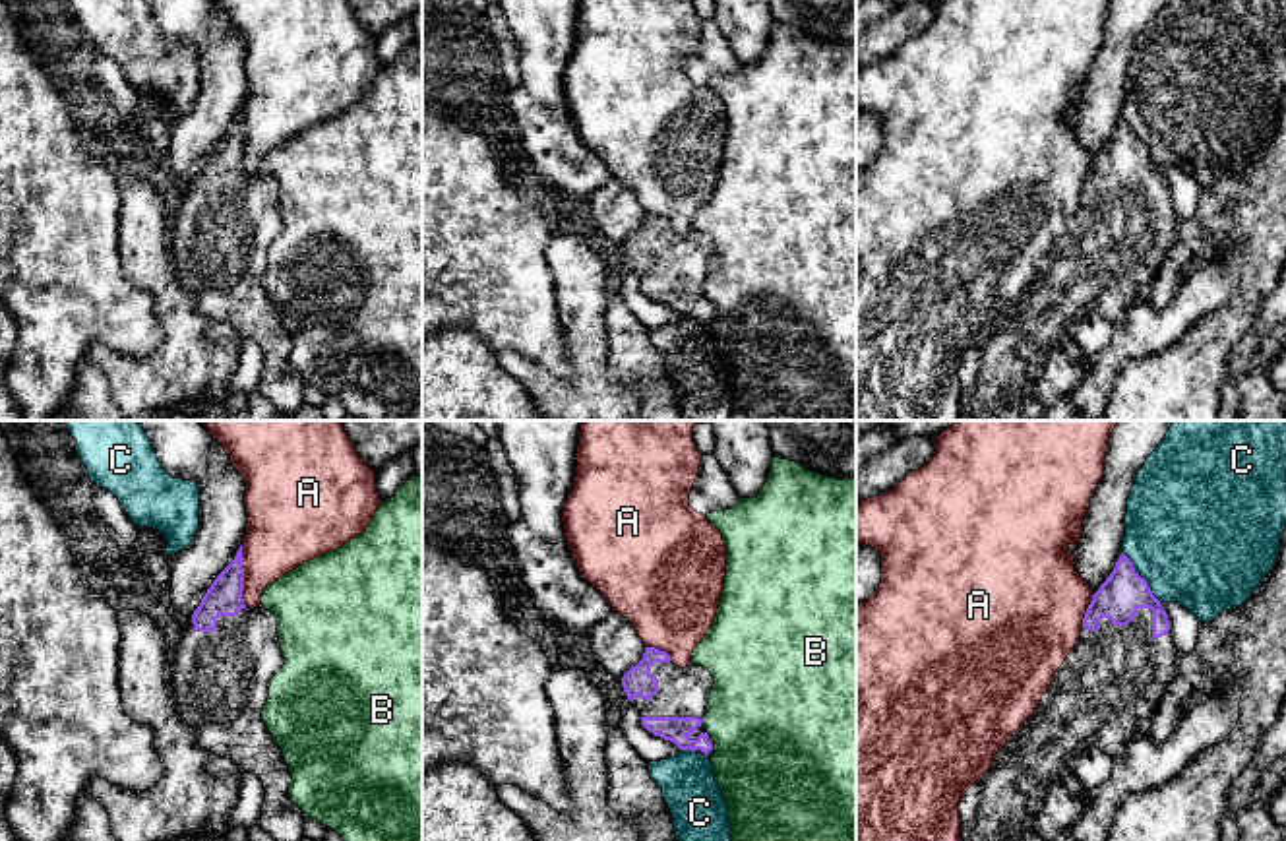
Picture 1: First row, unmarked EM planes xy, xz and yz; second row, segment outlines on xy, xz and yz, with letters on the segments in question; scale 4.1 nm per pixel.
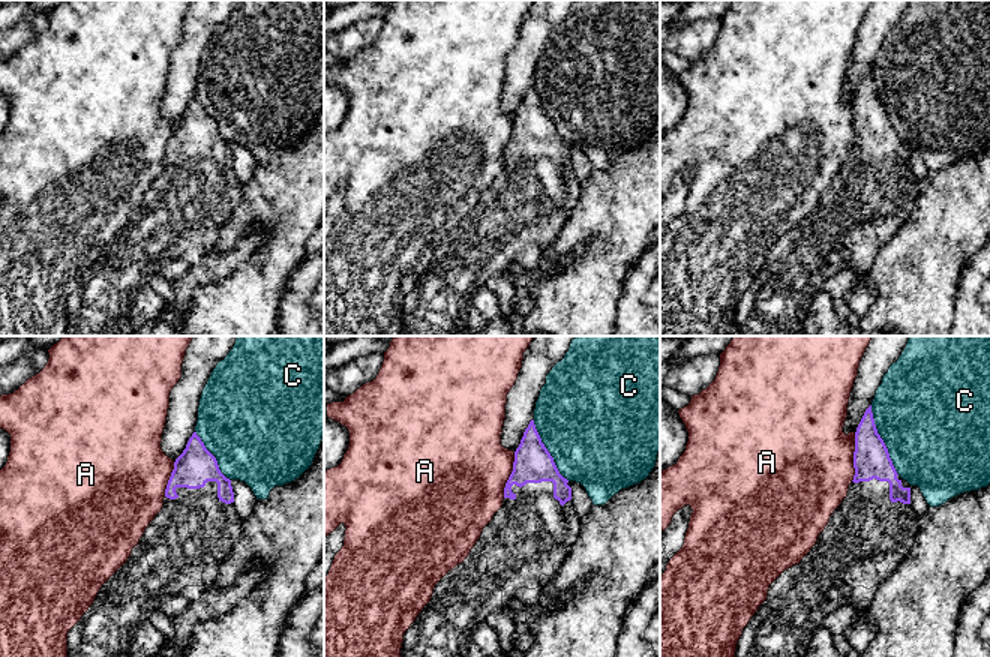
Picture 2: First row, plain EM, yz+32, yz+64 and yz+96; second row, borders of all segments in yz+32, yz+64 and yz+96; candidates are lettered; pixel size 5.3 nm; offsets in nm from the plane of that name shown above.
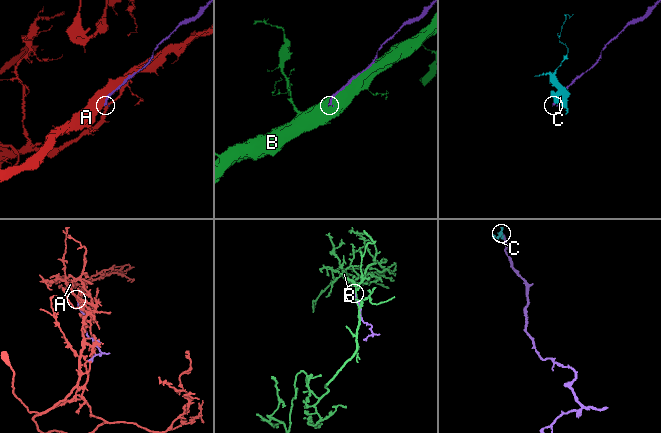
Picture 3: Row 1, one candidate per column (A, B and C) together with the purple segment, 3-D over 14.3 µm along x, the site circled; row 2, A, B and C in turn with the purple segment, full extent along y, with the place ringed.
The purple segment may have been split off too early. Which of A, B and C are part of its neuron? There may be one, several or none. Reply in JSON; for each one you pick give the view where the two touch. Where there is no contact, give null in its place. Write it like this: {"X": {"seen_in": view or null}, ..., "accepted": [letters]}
{"accepted": []}

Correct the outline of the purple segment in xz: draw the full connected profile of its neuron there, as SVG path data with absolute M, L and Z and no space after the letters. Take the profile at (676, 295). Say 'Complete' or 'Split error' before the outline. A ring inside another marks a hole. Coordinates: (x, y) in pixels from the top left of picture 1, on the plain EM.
Split error. M645 213L643 225L622 242L624 258L649 298L674 308L680 316L701 316L705 322L713 316L703 291L713 250L713 240L707 234L693 229L682 234L657 213Z

